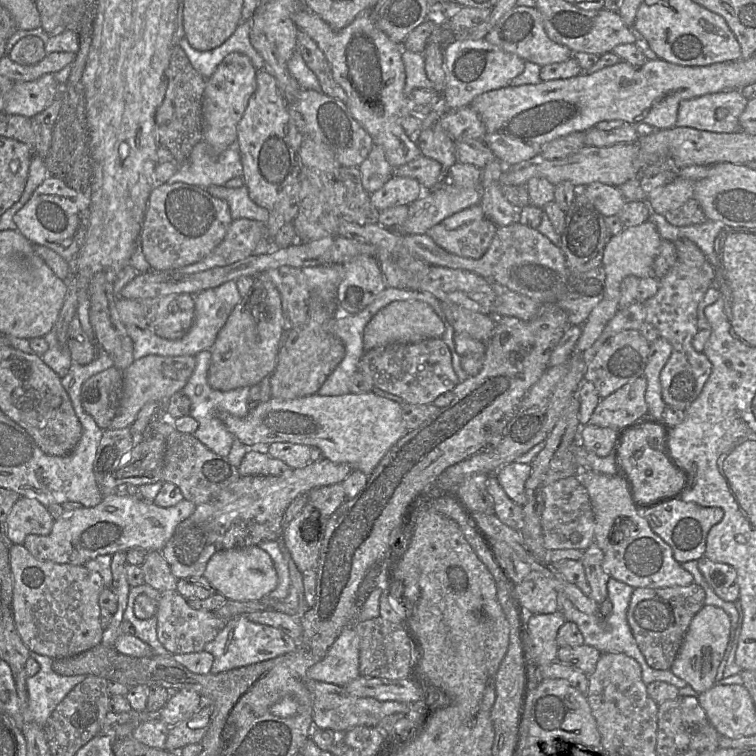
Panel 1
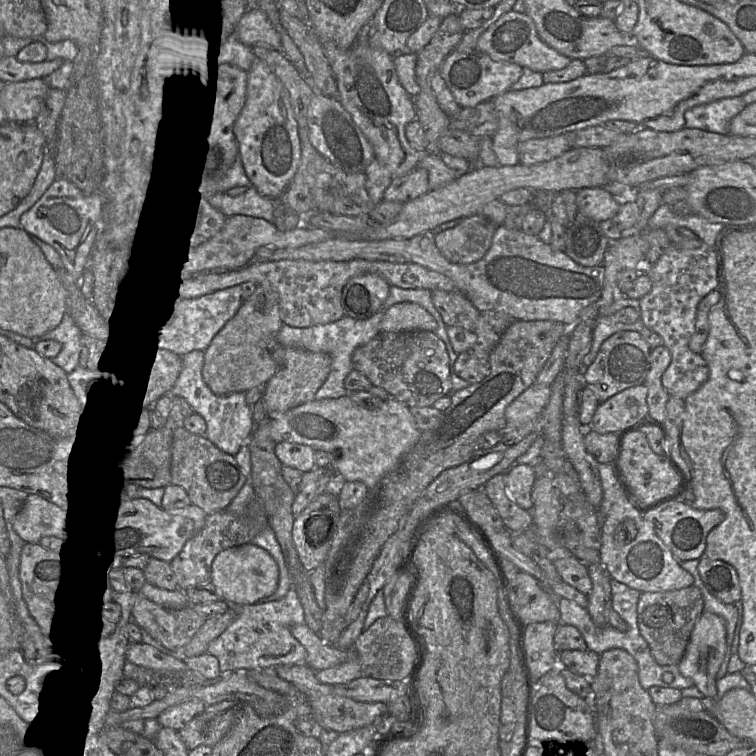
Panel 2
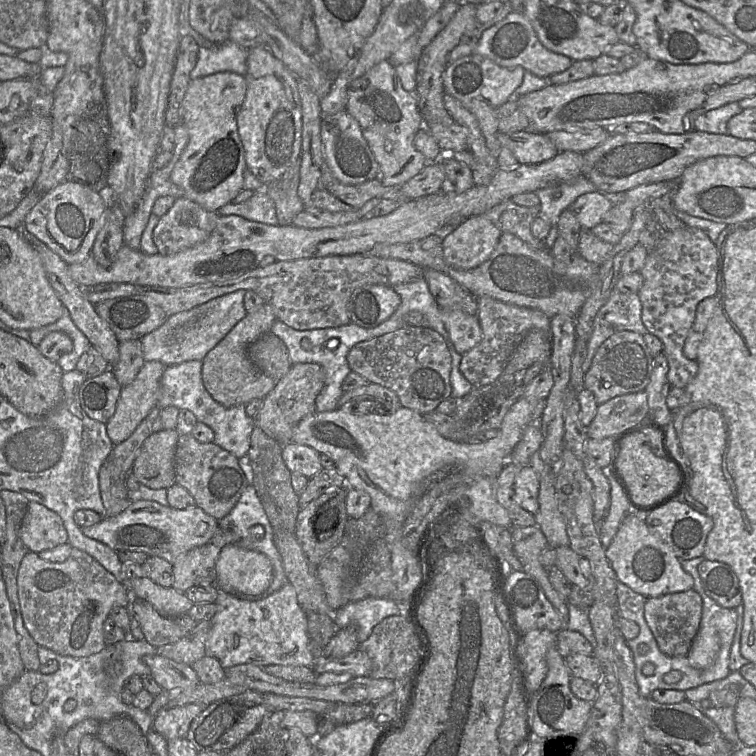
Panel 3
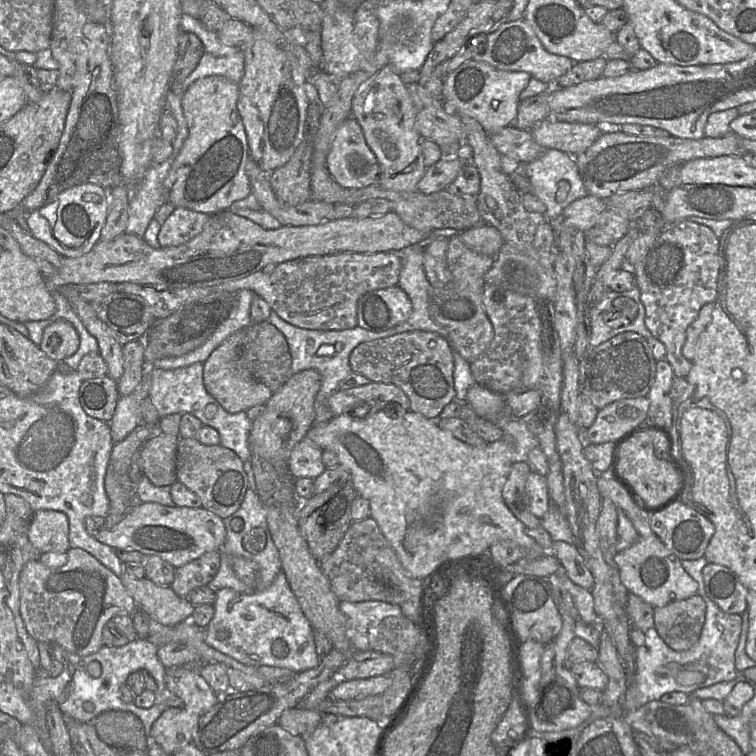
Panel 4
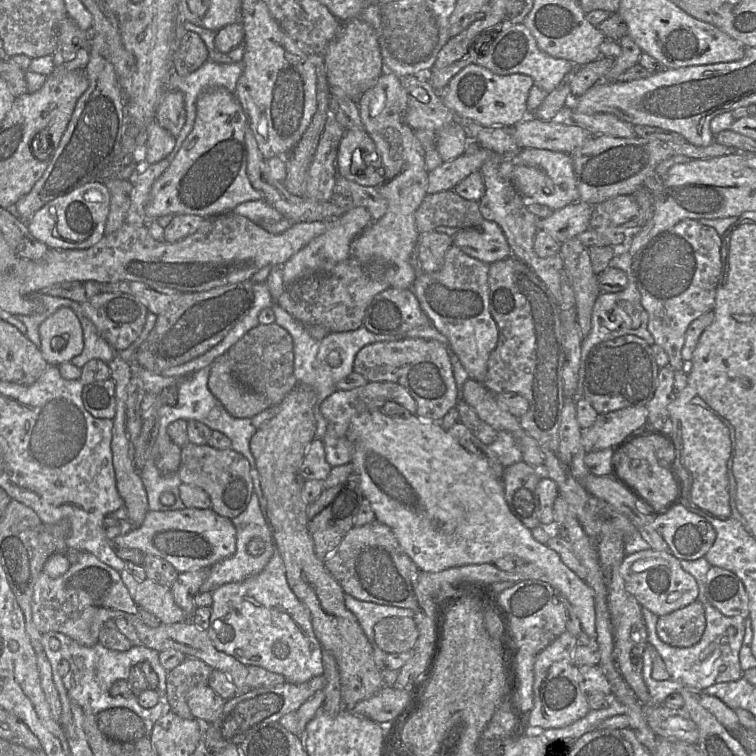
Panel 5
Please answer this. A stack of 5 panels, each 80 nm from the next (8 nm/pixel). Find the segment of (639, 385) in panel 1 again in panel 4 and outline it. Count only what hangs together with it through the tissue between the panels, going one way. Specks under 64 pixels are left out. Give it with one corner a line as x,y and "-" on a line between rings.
648,396
622,399
599,409
594,423
583,429
585,444
618,442
625,434
648,423

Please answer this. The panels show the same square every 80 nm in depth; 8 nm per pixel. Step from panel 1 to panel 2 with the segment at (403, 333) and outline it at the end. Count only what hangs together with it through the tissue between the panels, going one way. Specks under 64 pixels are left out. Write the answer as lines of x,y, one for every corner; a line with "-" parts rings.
403,302
388,308
379,324
380,332
408,332
437,329
435,319
420,305

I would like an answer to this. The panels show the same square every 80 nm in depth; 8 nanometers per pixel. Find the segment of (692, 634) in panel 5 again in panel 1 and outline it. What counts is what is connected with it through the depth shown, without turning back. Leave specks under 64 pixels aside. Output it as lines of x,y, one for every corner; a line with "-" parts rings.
696,583
664,588
635,588
627,620
647,664
655,670
669,670
679,652
689,625
705,605
705,591

